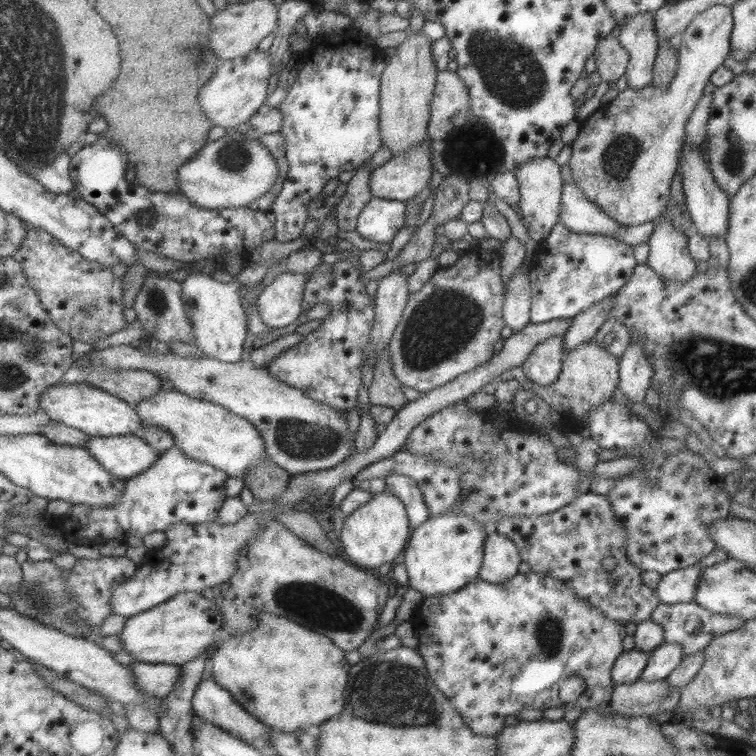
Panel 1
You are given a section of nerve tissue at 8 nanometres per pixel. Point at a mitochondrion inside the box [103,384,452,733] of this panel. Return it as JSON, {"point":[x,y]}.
{"point":[389,692]}

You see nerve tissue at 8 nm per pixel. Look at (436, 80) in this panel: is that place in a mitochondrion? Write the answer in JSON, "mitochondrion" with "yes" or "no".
{"mitochondrion":"no"}

